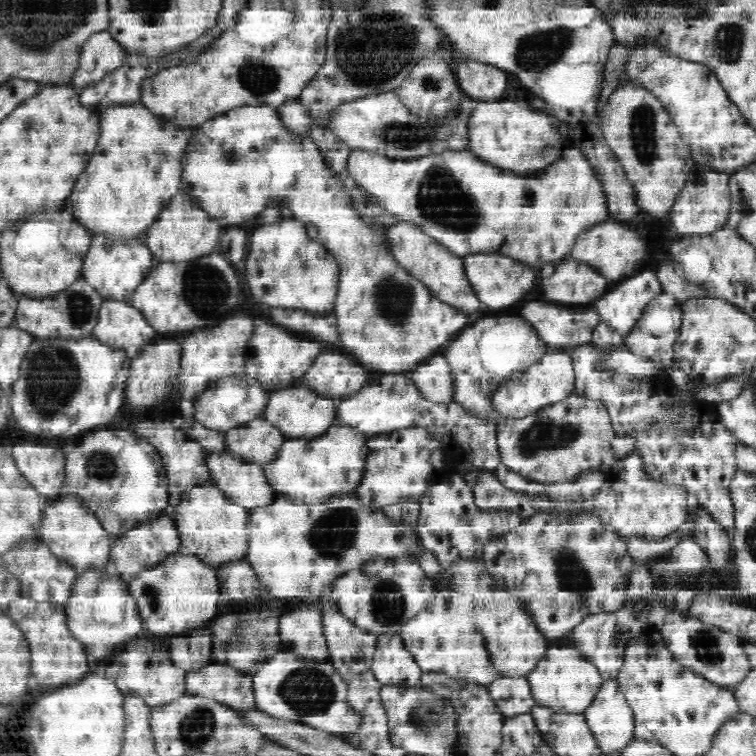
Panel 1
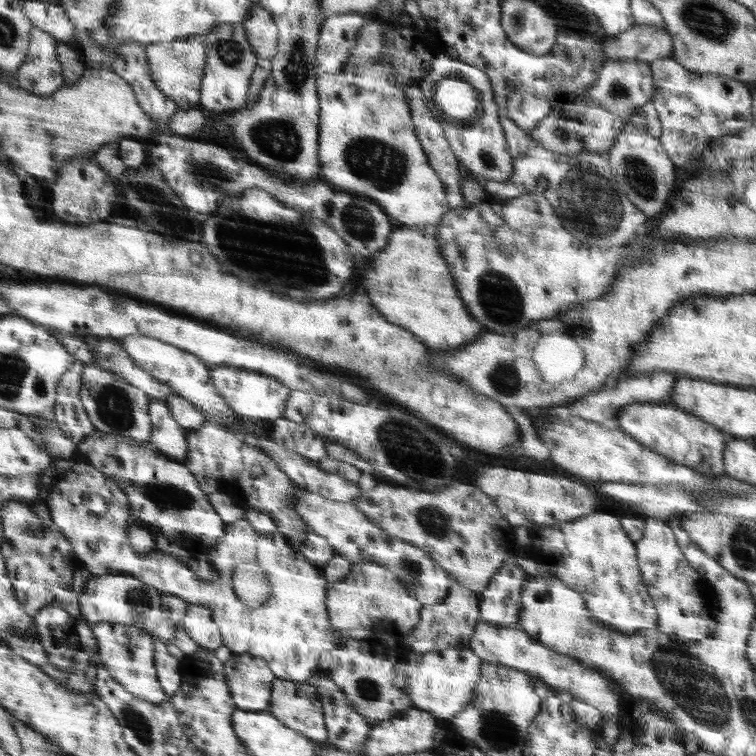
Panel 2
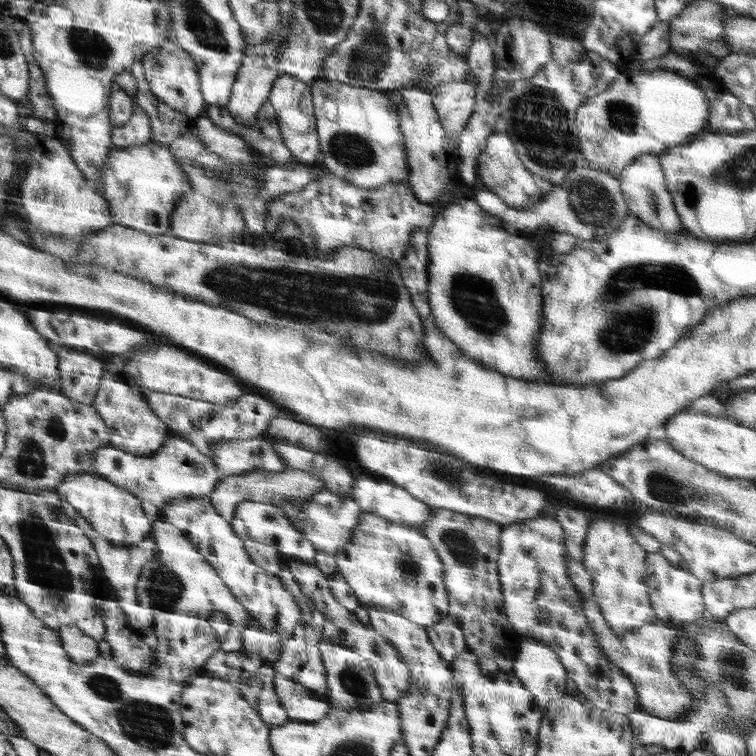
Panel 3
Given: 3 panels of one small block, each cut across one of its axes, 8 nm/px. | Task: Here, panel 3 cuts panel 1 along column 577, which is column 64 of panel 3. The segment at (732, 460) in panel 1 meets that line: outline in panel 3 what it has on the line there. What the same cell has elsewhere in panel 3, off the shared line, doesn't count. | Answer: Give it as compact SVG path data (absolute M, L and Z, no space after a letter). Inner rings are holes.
M62 347L58 352L60 378L55 390L76 402L93 405L102 376L102 358L71 347Z

